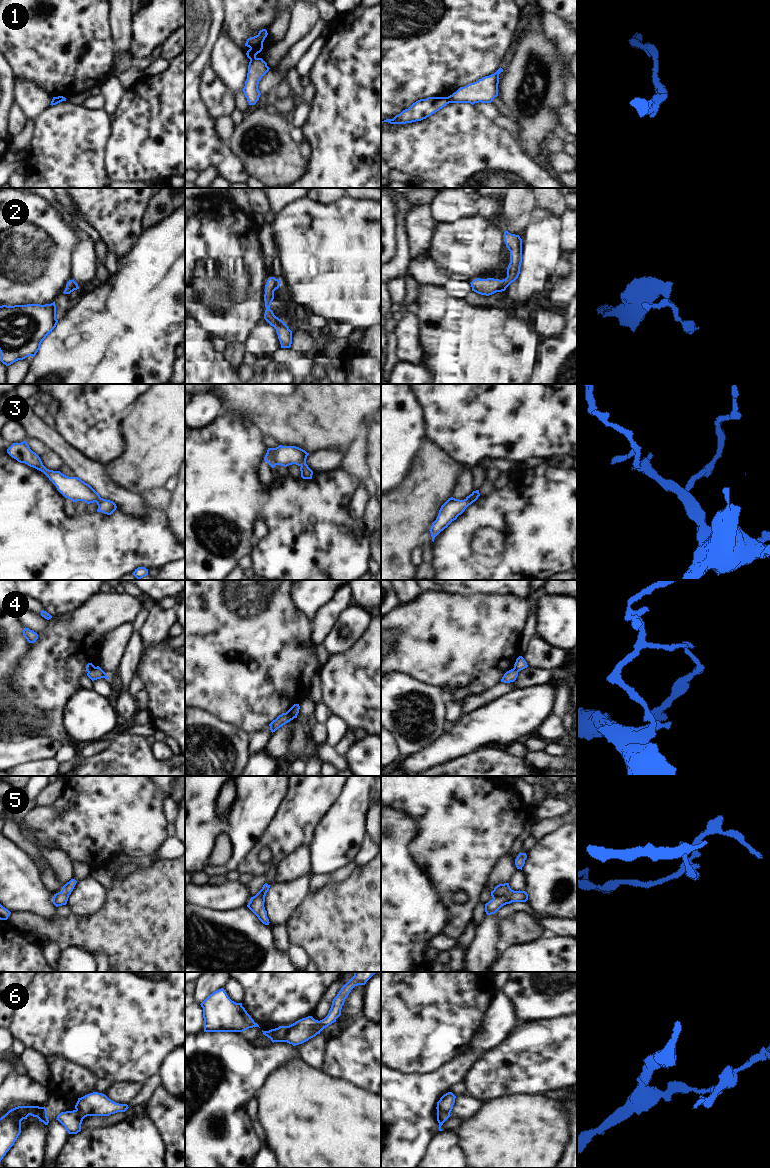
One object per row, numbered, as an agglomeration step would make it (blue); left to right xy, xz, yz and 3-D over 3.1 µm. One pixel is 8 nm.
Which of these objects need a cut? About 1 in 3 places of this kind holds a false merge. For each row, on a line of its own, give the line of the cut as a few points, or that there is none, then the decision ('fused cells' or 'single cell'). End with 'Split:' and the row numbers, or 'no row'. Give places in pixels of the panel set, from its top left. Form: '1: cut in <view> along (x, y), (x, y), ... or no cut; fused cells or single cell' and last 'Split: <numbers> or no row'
1: cut in xz along (255, 57), (250, 60); fused cells
2: no cut; single cell
3: no cut; single cell
4: cut in xz along (286, 712), (293, 718); fused cells
5: cut in yz along (514, 891), (493, 898); fused cells
6: cut in yz along (437, 1112), (449, 1114); fused cells
Split: 1, 4, 5, 6

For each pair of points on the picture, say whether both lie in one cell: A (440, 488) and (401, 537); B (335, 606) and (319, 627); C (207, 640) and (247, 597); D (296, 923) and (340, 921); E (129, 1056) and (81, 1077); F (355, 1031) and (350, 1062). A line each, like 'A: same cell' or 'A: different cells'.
A: same cell
B: same cell
C: same cell
D: same cell
E: different cells
F: same cell

